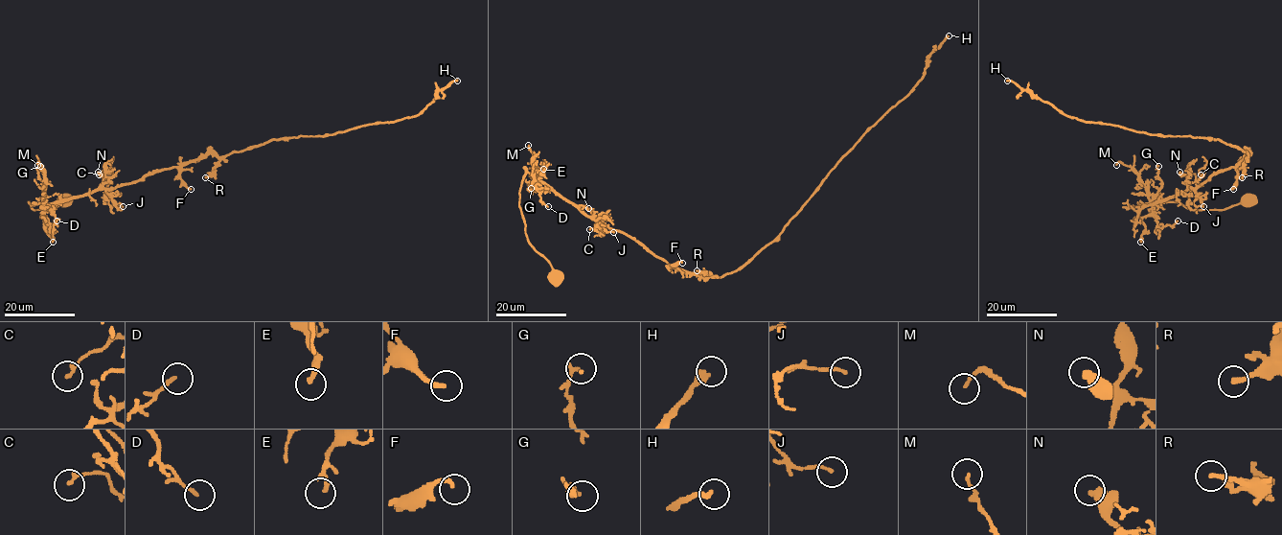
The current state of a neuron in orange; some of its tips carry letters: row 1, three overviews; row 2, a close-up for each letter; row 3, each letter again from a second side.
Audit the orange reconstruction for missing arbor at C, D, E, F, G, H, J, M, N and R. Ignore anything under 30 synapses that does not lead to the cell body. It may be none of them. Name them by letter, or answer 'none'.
H

